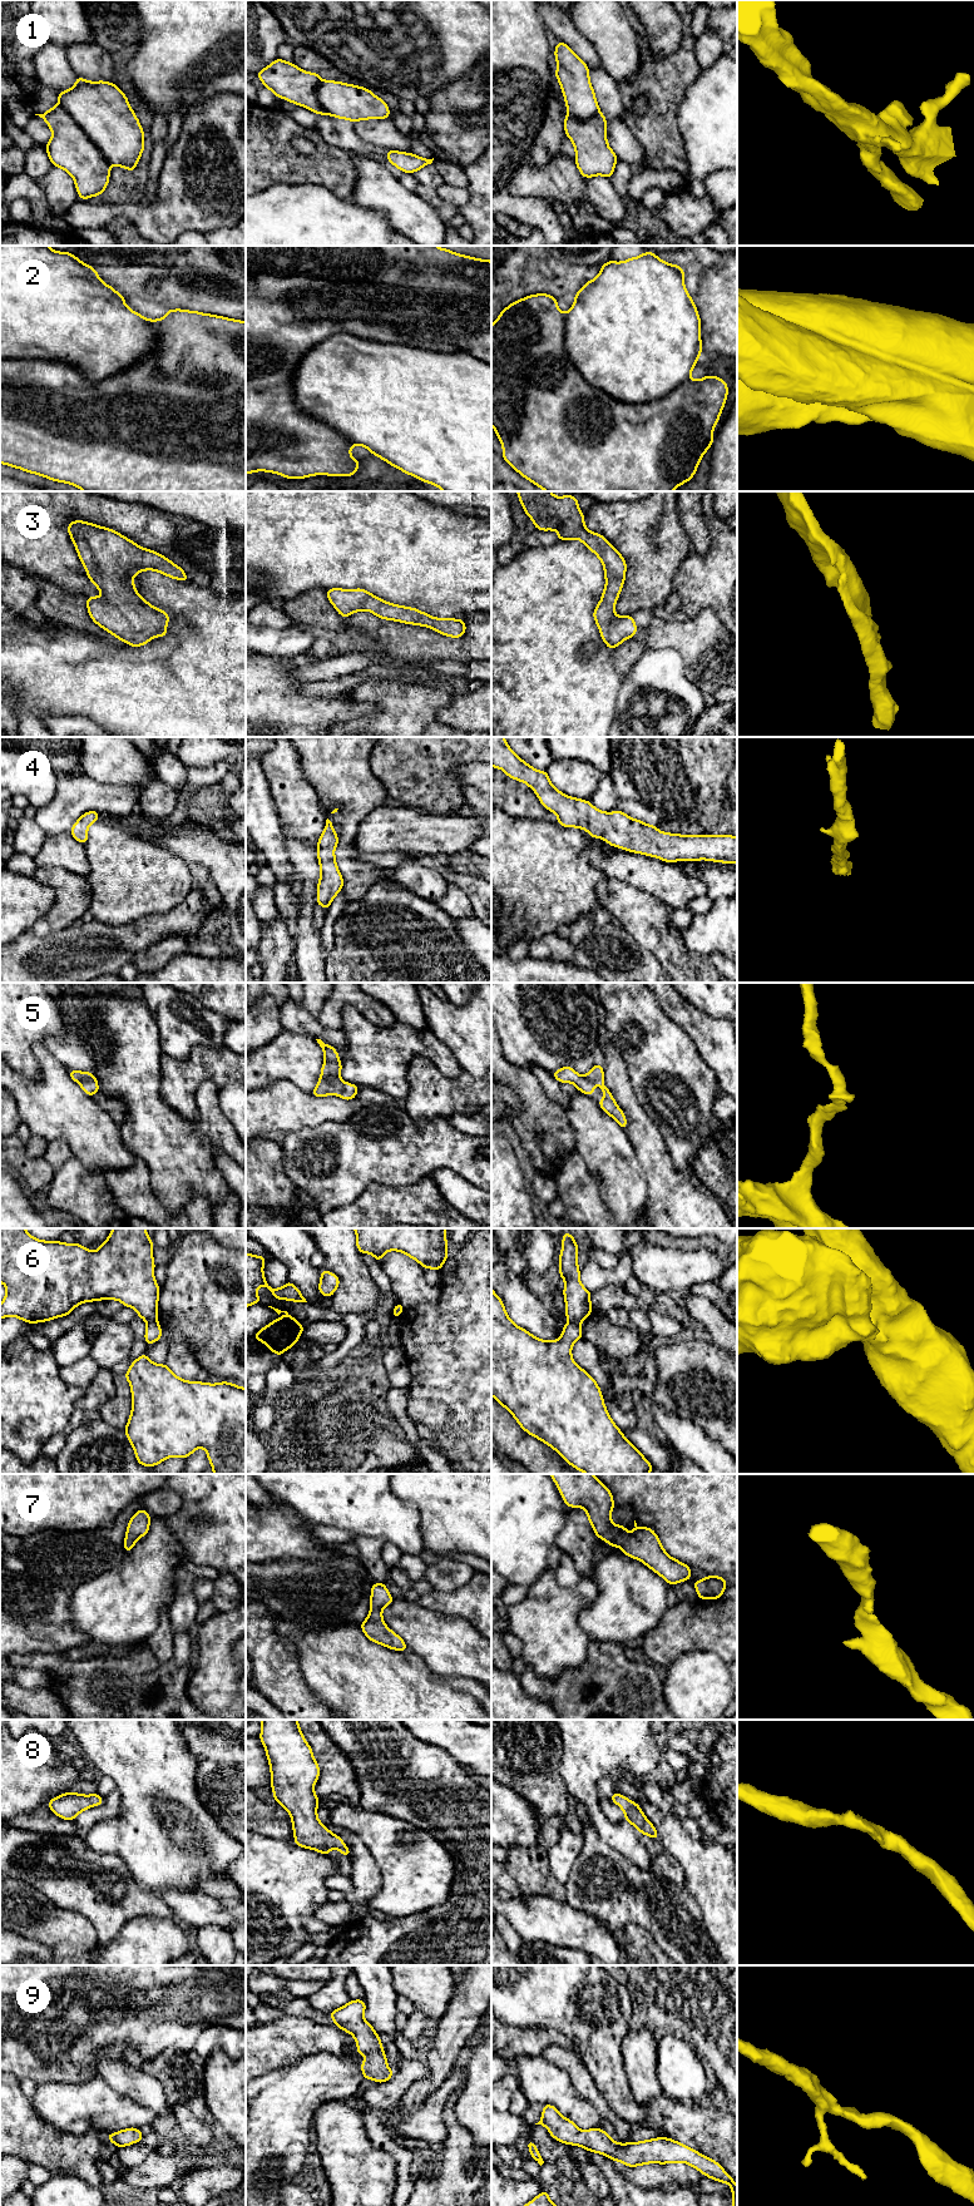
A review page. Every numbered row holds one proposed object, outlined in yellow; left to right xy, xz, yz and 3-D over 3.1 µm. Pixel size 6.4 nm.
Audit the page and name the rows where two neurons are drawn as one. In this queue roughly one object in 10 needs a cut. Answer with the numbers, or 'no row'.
1, 2, 6

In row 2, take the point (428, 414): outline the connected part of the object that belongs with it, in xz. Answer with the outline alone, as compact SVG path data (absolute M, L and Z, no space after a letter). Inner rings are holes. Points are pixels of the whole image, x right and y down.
M340 333L305 353L292 390L300 409L405 474L444 491L491 491L491 365L465 352L436 353Z

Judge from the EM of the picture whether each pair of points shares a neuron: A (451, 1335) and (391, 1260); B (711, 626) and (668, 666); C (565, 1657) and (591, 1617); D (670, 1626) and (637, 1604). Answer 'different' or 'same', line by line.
A: different
B: different
C: different
D: different

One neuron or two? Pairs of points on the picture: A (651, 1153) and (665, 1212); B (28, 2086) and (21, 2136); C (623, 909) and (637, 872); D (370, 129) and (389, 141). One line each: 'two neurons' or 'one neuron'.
A: one neuron
B: two neurons
C: two neurons
D: one neuron

